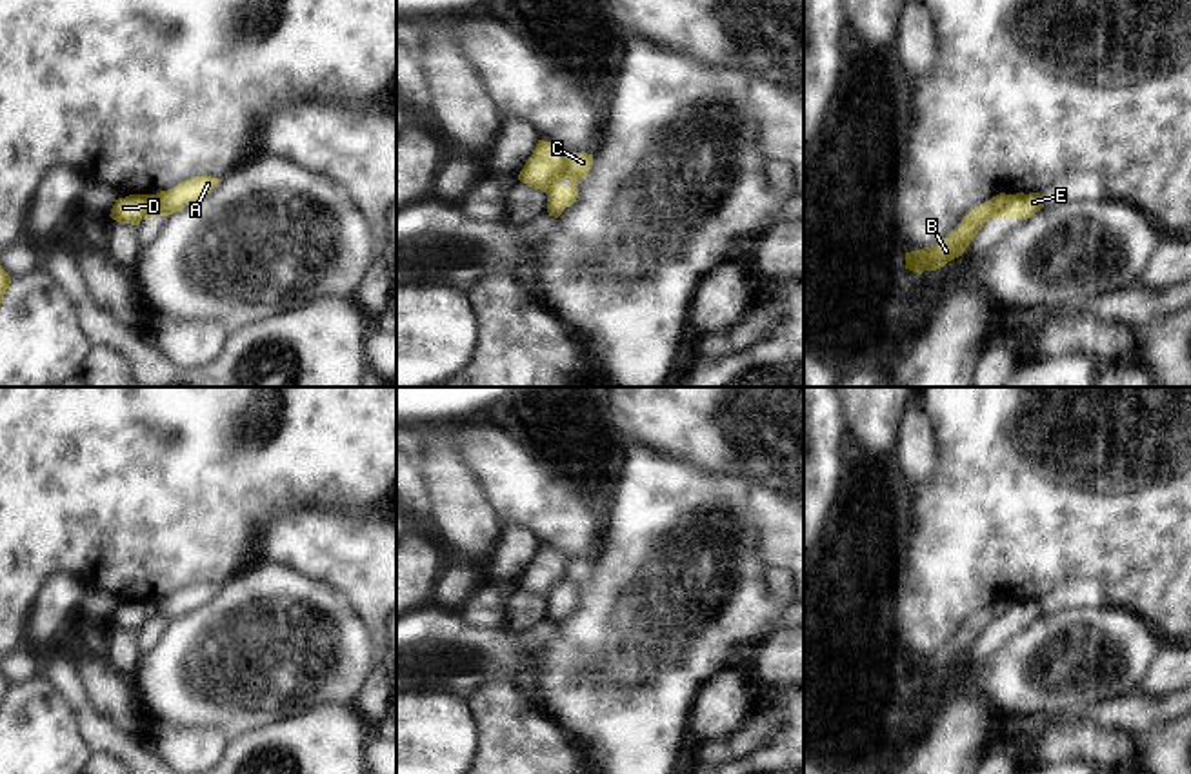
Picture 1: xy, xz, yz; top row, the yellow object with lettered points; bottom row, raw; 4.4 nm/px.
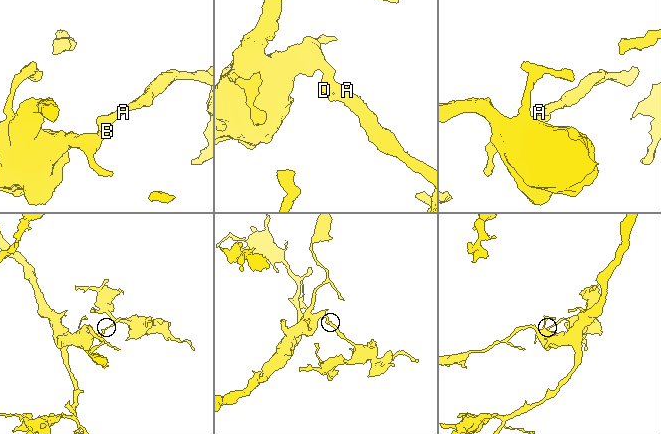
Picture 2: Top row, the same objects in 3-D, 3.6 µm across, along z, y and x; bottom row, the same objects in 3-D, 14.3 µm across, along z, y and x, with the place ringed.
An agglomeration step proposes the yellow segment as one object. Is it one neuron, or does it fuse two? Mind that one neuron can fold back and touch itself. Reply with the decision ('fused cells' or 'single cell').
fused cells

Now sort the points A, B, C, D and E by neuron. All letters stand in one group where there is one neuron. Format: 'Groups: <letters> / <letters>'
Groups: A C E / B D.

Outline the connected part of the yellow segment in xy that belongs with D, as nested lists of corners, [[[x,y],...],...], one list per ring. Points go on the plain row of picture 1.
[[[129,601],[116,607],[109,623],[120,630],[138,632],[144,623],[155,614],[156,601]]]

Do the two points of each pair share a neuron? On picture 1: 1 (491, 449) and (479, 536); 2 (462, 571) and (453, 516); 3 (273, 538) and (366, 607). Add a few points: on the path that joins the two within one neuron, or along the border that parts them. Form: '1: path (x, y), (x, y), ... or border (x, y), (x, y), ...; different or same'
1: border (464, 456), (491, 507); different
2: border (450, 549), (482, 565); different
3: path (299, 538), (308, 540), (350, 582); same

